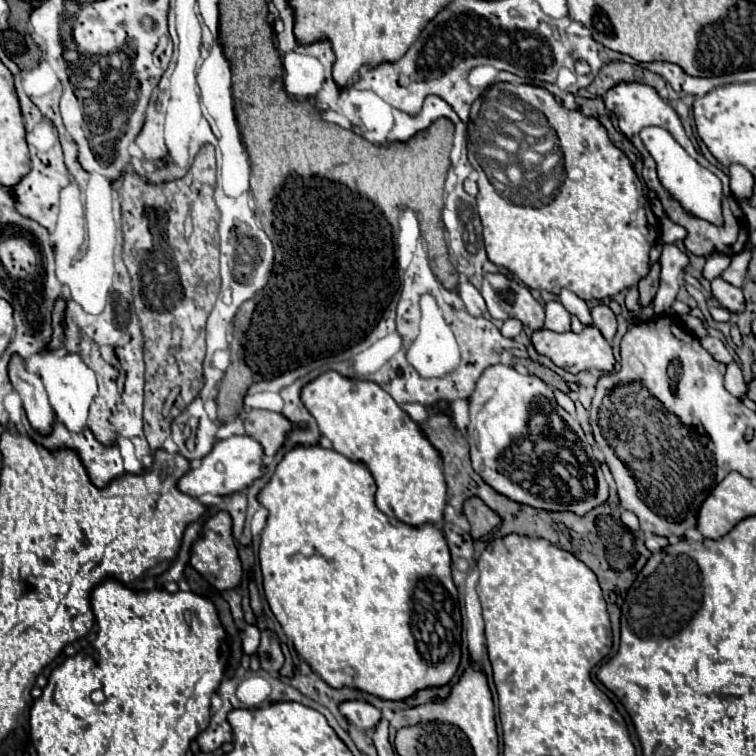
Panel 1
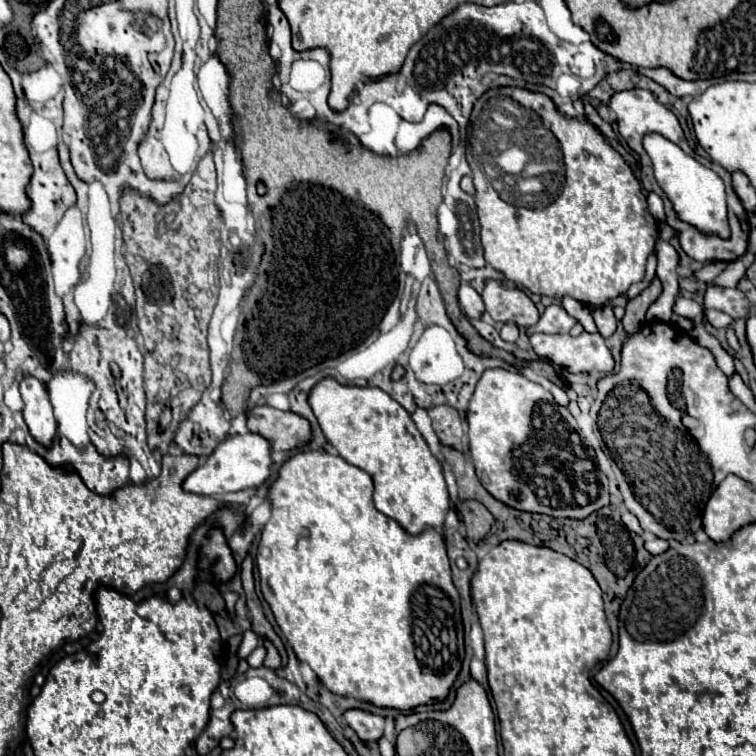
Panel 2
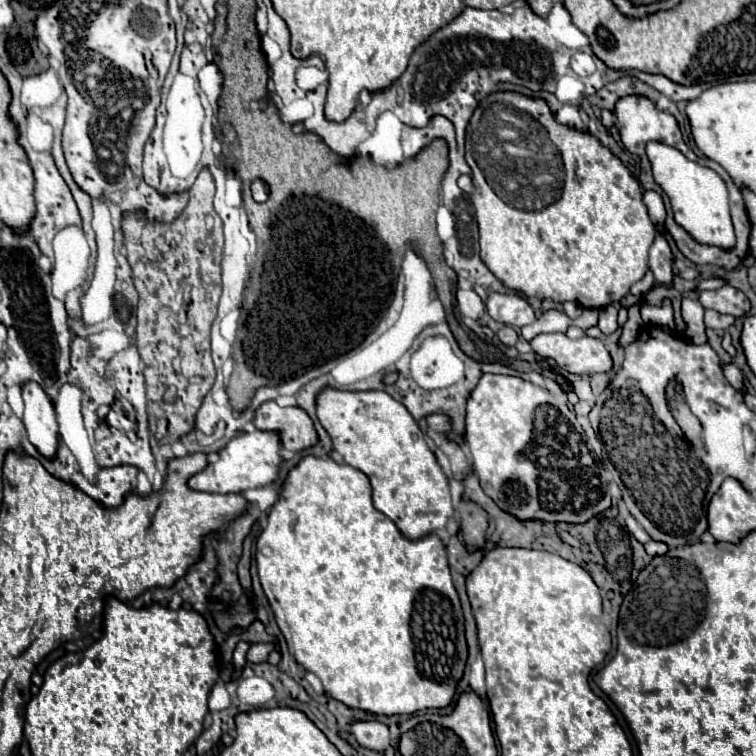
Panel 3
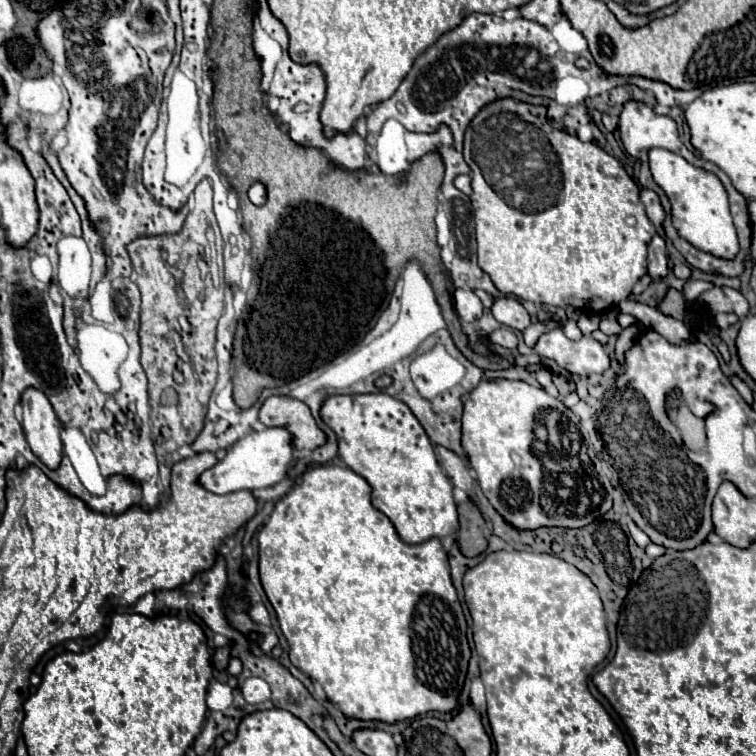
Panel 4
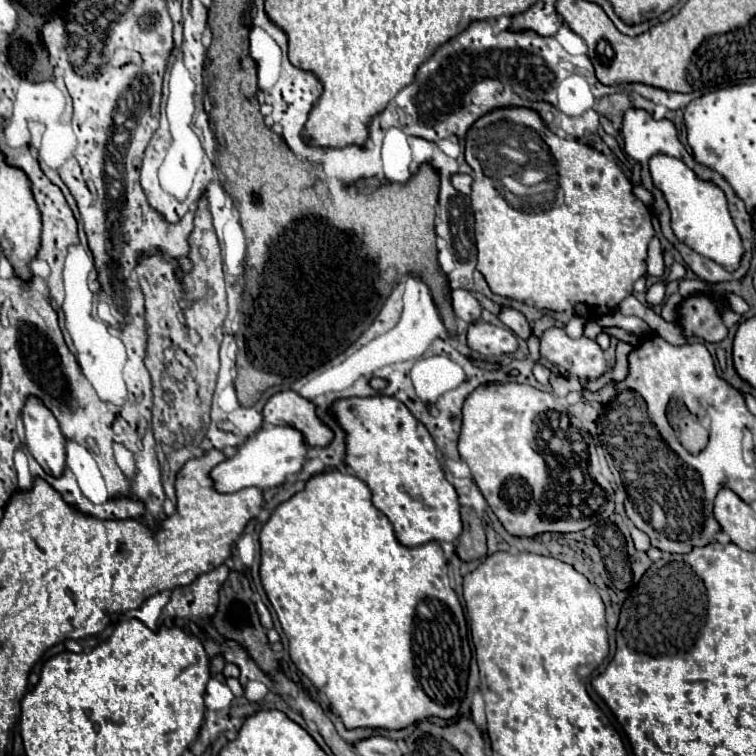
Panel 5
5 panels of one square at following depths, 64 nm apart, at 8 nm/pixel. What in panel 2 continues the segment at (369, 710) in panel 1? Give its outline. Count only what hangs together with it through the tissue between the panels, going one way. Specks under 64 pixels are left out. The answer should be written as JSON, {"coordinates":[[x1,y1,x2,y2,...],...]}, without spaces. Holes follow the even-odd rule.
{"coordinates":[[348,710,344,714,348,726,356,732,362,742,378,742,384,736,384,718,364,712,364,710]]}

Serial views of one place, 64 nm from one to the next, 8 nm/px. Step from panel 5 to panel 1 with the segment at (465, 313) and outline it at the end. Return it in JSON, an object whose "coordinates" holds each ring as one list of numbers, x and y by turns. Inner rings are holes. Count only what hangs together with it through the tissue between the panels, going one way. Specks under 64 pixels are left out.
{"coordinates":[[460,282,458,286,458,294,464,302,464,308,472,314,472,316,482,316,486,314,486,304,482,300,482,294,470,284,470,282]]}

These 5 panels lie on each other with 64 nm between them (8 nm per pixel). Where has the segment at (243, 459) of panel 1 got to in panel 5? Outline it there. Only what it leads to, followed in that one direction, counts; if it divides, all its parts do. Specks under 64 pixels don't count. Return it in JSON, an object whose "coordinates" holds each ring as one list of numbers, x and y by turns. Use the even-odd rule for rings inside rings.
{"coordinates":[[268,426,260,432,256,432,256,436,250,436,250,440,246,440,240,446,238,454,232,458,226,458,222,464,218,464,210,476,212,476,218,492,238,492,248,486,256,486,262,490,282,486,288,476,292,476,292,474,296,476,302,472,304,464,308,462,308,450,310,450,310,446,306,444,304,434,298,432,296,428]]}

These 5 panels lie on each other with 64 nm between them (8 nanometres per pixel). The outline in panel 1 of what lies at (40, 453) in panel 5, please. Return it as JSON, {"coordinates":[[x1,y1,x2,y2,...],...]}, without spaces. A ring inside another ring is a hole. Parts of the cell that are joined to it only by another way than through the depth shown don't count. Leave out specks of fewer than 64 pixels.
{"coordinates":[[14,356,10,362,10,382,22,396,24,412,30,422,30,426,38,434,50,434,54,426,54,410,50,408,44,384,38,374,32,374,26,370,20,356]]}

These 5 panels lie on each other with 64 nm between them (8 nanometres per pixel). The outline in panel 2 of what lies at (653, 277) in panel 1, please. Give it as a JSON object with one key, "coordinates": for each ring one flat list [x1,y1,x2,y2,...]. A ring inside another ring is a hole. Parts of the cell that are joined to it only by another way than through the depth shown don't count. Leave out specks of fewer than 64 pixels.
{"coordinates":[[654,280,654,282,650,284,650,288,646,288,642,294,638,294,636,298,632,298,632,300,626,304,626,316,622,318,622,324,624,324,626,334,638,332,638,328,644,324,646,308,660,296,660,292,662,292,662,284,660,284,658,280]]}

